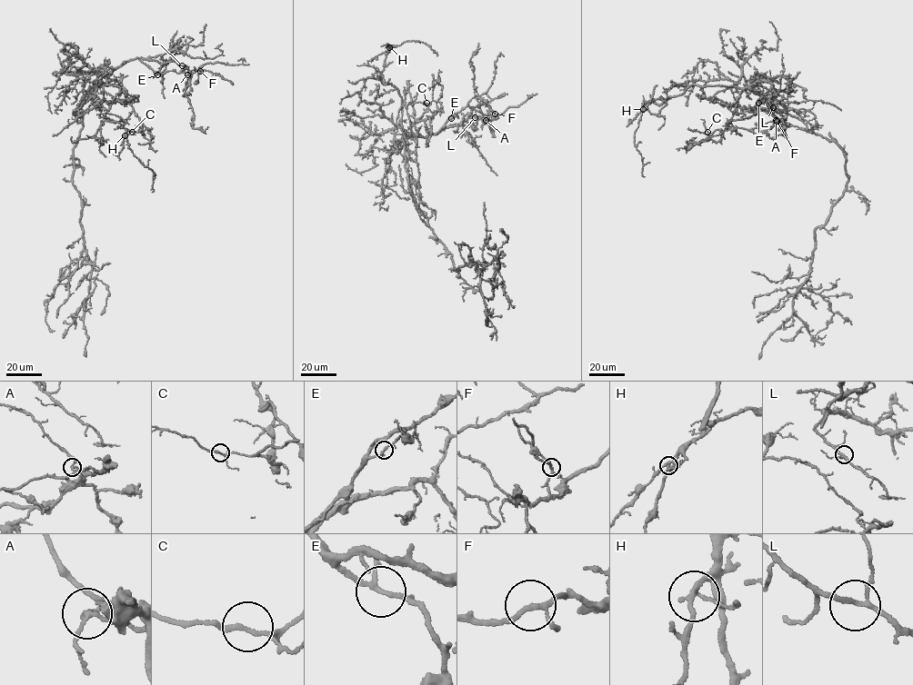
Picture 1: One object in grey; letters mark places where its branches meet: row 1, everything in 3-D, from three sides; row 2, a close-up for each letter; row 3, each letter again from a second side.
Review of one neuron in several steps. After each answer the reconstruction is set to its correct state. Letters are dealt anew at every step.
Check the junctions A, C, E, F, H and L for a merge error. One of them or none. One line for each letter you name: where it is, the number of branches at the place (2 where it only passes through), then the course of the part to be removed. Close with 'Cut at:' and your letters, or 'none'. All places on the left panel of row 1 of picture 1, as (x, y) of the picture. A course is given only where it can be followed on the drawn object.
A: at (187, 74); 3 branches meet; foreign part runs (187, 74), (191, 77), (185, 95), (195, 116), (192, 127), (204, 132), (208, 127)
Cut at: A

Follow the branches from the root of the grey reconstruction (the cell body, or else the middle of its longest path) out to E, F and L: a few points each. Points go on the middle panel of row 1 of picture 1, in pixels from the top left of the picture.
E: (420, 211), (409, 189), (403, 137), (405, 134), (411, 137), (428, 136), (439, 131), (451, 118)
F: (420, 211), (409, 189), (404, 134), (435, 134), (466, 106), (485, 120), (493, 120), (495, 114)
L: (420, 211), (409, 189), (404, 134), (428, 136), (460, 124), (467, 113), (475, 117)

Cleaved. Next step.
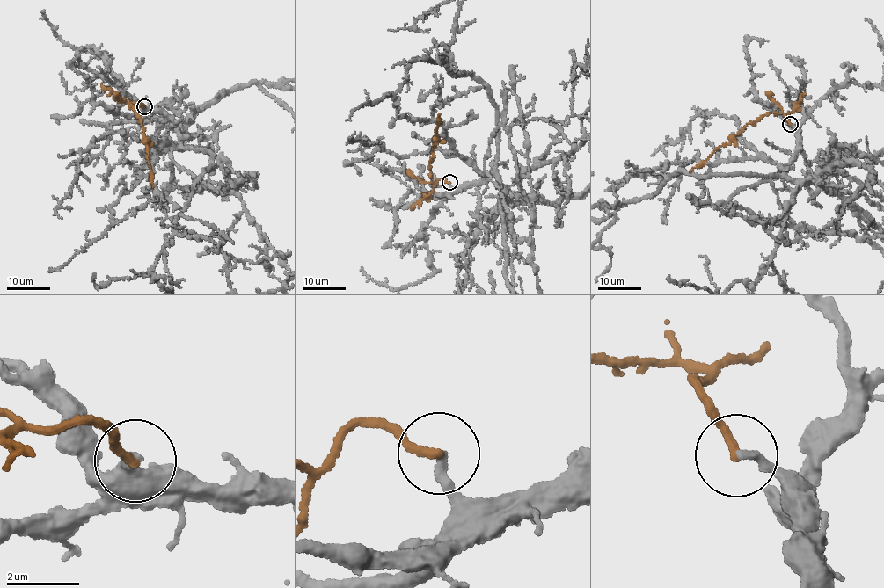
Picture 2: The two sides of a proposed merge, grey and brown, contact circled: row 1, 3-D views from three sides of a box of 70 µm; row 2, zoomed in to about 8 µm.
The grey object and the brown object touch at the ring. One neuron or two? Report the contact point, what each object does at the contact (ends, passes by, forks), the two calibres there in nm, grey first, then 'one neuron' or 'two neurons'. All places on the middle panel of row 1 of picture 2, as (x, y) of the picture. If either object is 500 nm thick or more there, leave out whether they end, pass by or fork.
at (449, 182); grey ends there; brown ends there; 240 nm thick on the grey side, 240 nm on the other; two neurons

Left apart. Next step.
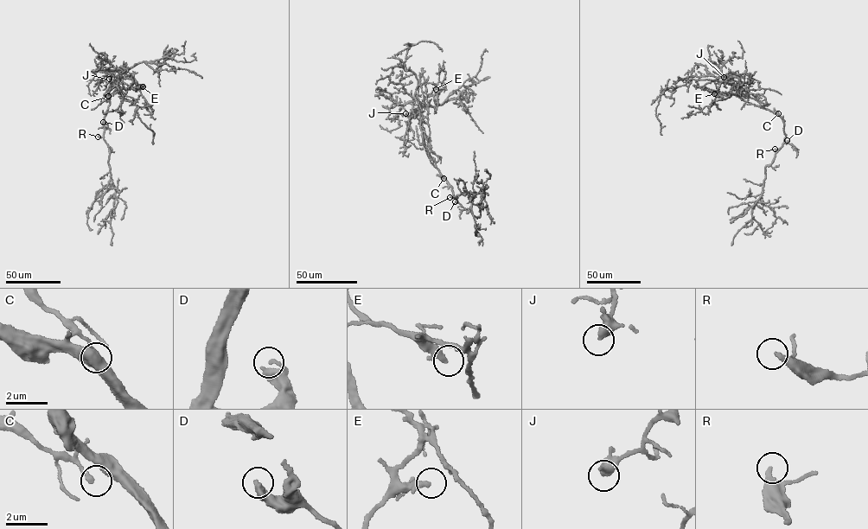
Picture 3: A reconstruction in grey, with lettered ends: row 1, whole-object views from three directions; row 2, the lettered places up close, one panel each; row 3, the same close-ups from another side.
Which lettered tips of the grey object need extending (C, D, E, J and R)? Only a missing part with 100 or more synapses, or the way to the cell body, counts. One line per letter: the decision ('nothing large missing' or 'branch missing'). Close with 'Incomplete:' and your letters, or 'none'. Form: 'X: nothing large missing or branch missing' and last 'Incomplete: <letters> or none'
C: nothing large missing
D: nothing large missing
E: nothing large missing
J: nothing large missing
R: nothing large missing
Incomplete: none

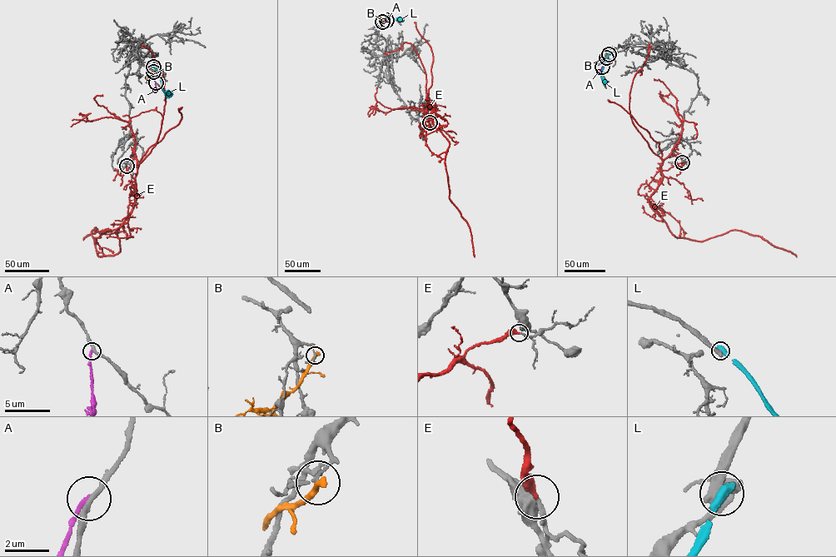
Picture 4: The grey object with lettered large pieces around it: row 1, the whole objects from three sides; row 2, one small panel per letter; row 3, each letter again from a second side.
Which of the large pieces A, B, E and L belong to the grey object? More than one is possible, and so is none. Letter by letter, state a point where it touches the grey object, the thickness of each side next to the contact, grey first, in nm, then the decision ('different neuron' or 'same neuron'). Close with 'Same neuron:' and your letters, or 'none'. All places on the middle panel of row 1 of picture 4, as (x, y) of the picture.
A: contact (386, 20); calibres 240 and 190 nm; different neuron
B: contact (383, 21); calibres 110 and 320 nm; different neuron
E: contact (430, 122); calibres 170 and 380 nm; different neuron
L: contact (382, 22); calibres 460 and 500 nm; different neuron
Same neuron: none

